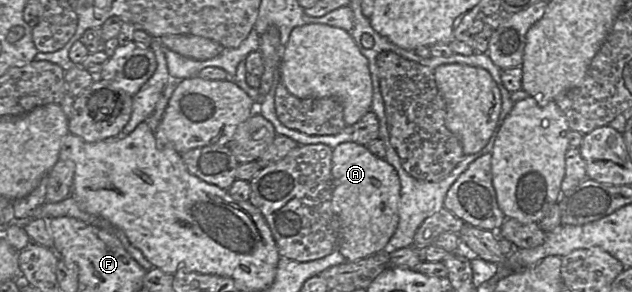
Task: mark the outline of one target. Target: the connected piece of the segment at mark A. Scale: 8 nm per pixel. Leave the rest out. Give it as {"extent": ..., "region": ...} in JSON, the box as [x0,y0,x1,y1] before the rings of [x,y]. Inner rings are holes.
{"extent":[331,142,400,262],"region":[[[343,142],[332,149],[331,206],[338,223],[337,250],[347,262],[384,249],[399,222],[400,180],[394,167],[373,155],[366,146]]]}

